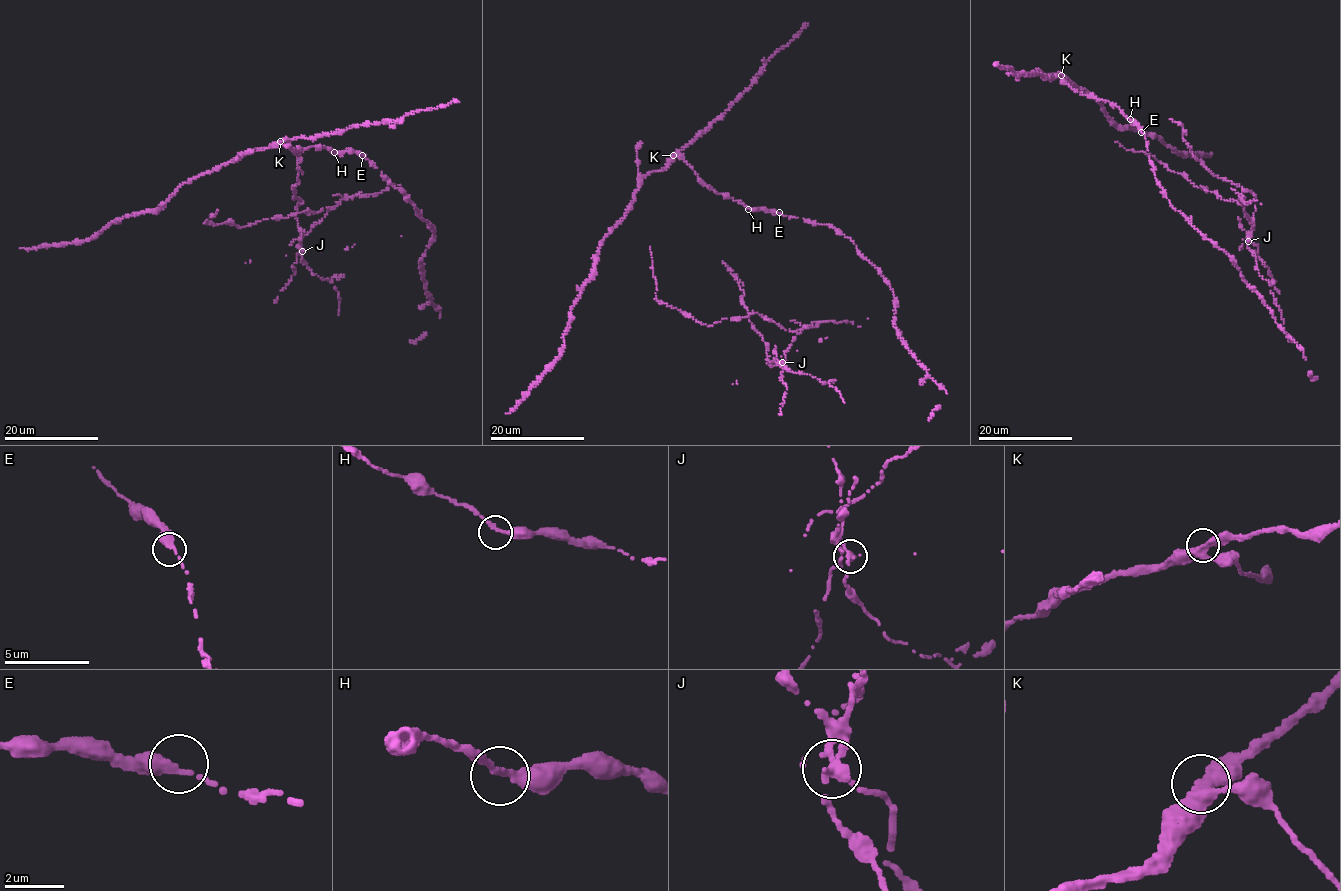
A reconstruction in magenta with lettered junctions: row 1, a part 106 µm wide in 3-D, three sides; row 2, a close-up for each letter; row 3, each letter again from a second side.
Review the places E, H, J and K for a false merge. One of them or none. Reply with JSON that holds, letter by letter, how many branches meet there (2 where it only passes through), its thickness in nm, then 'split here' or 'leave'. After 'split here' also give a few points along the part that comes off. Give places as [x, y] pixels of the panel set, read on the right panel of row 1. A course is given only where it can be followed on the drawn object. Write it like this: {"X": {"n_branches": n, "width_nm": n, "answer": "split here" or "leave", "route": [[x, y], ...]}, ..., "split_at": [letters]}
{"E": {"n_branches": 2, "width_nm": 300, "answer": "leave"}, "H": {"n_branches": 2, "width_nm": 240, "answer": "leave"}, "J": {"n_branches": 3, "width_nm": 260, "answer": "split here", "route": [[1248, 241], [1253, 224], [1244, 206], [1196, 187], [1147, 153], [1128, 150], [1116, 141]]}, "K": {"n_branches": 3, "width_nm": 360, "answer": "leave"}, "split_at": ["J"]}

